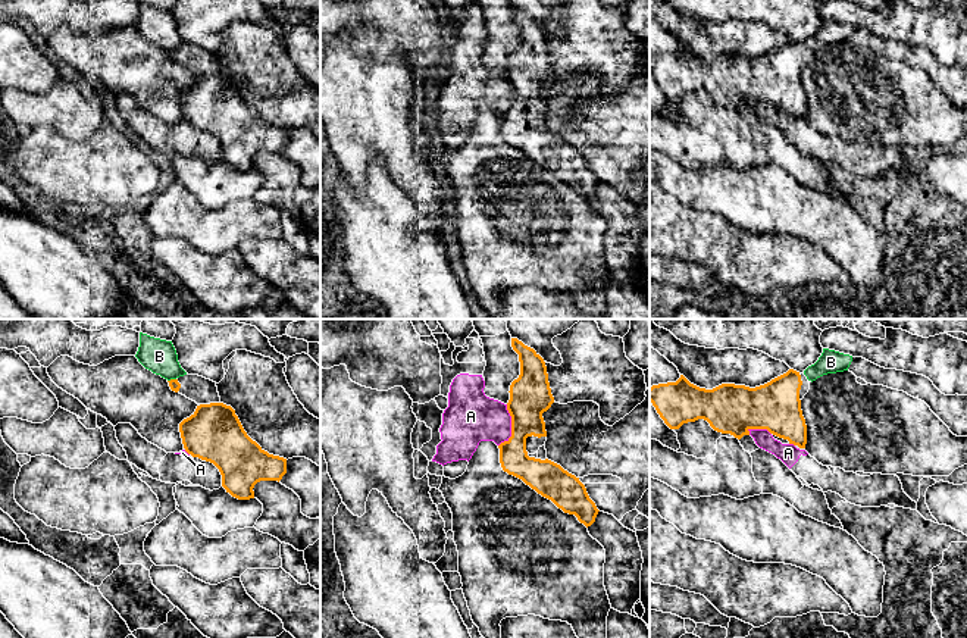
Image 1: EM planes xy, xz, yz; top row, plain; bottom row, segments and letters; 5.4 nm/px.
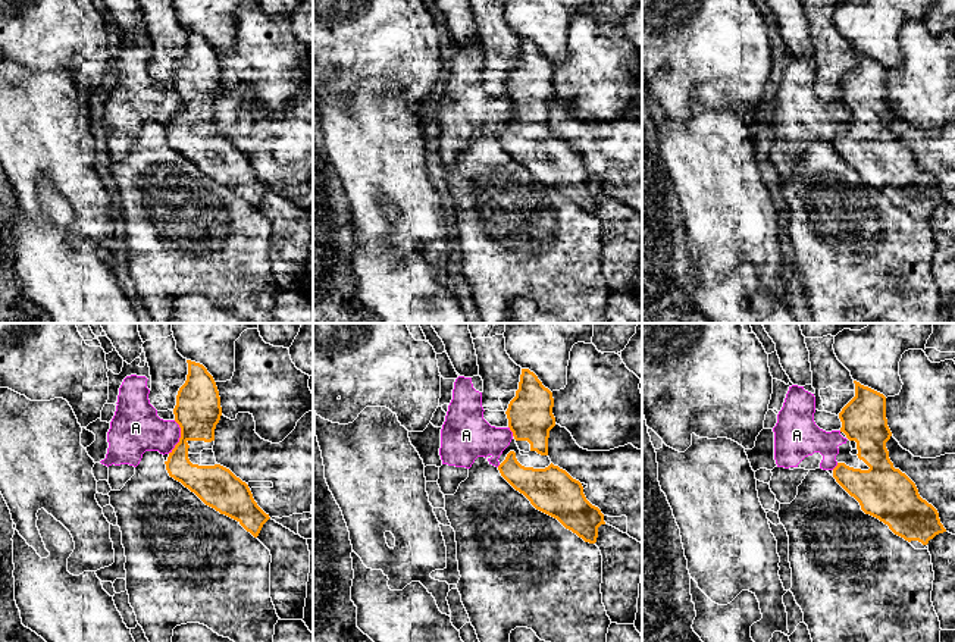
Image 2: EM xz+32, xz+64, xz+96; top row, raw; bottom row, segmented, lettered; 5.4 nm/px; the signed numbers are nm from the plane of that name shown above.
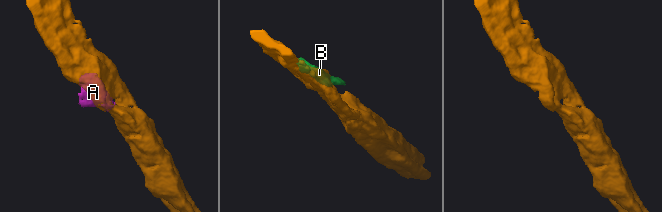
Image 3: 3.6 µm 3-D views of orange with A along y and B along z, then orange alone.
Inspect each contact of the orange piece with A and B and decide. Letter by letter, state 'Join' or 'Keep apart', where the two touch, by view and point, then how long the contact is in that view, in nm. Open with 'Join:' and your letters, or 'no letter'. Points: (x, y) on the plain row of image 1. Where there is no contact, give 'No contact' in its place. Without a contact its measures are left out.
Join: no letter
A: Keep apart. Touches orange at xz (512, 97). Shared border 240 nm
B: Keep apart. Touches orange at xy (171, 50). Shared border 50 nm

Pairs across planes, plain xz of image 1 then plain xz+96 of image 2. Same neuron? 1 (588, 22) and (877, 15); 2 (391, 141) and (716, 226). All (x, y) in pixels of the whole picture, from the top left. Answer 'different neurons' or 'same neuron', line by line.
1: different neurons
2: same neuron

